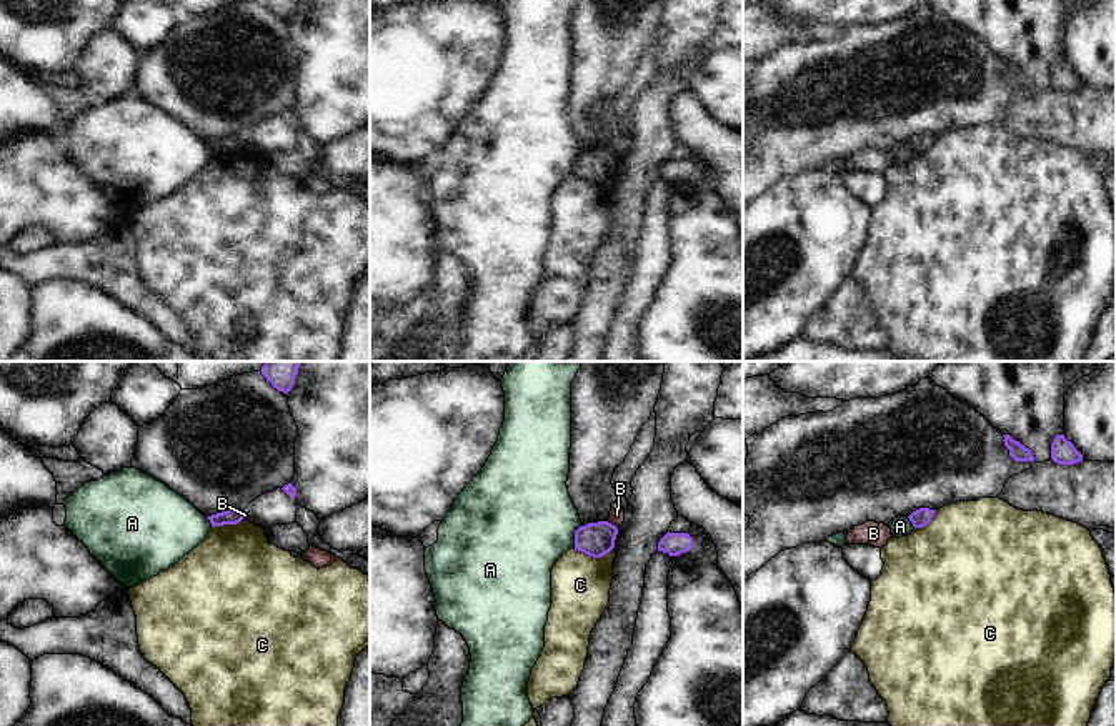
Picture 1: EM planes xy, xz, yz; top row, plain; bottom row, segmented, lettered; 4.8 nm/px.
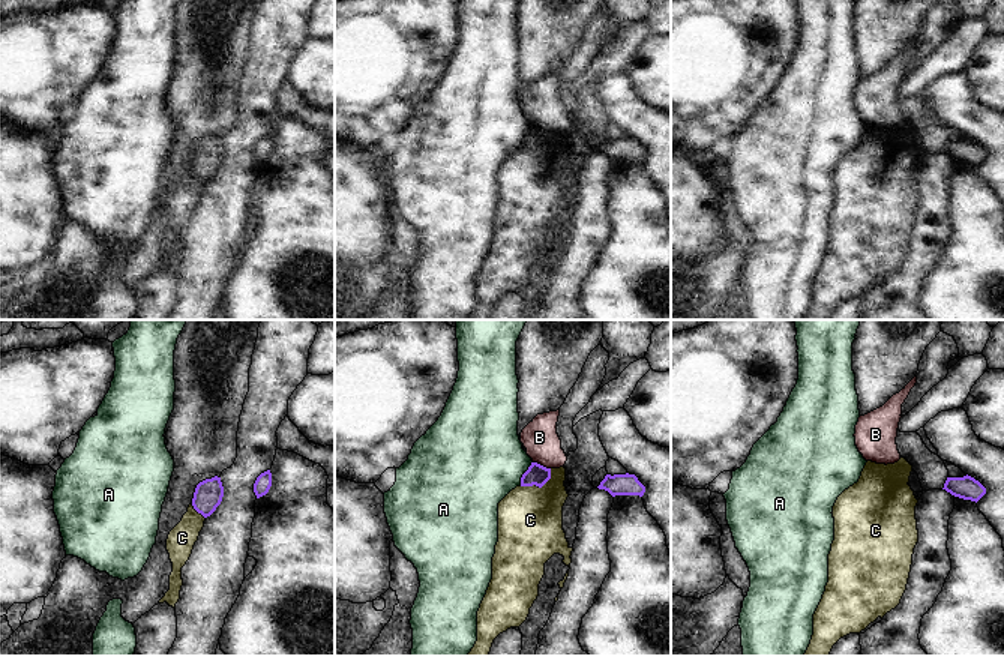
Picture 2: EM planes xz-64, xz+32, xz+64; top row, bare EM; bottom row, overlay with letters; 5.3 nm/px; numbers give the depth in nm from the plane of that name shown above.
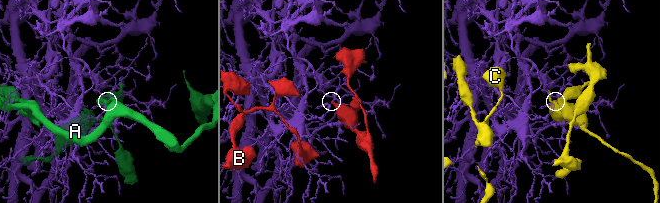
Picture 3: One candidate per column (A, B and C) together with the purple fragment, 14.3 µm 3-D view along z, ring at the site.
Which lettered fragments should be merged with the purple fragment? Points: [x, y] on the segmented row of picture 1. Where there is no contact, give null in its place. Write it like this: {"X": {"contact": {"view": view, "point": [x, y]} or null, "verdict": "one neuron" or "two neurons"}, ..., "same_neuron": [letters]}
{"A": {"contact": {"view": "xz", "point": [575, 537]}, "verdict": "two neurons"}, "B": {"contact": {"view": "xz", "point": [610, 523]}, "verdict": "two neurons"}, "C": {"contact": {"view": "xz", "point": [593, 556]}, "verdict": "two neurons"}, "same_neuron": []}

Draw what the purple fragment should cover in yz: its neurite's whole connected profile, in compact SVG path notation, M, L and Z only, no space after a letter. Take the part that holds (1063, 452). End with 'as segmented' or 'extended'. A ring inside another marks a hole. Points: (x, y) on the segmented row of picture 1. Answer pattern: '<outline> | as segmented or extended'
M1056 435L1051 443L1051 460L1058 465L1074 465L1083 461L1083 455L1064 438L1064 435Z | as segmented

